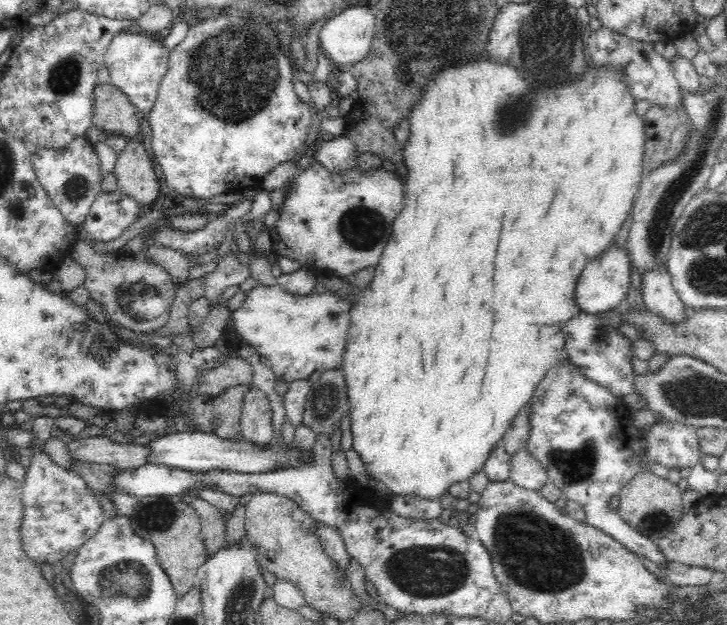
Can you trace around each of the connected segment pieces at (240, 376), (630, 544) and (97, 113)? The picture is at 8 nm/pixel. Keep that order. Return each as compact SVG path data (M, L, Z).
M231 355L223 359L217 369L210 369L201 376L199 394L213 399L221 390L237 384L252 385L254 369L250 362L241 356Z
M568 358L558 359L556 364L550 368L544 380L538 384L534 391L529 405L528 453L534 457L534 461L538 461L542 465L548 481L563 493L563 501L572 500L580 504L586 513L585 524L610 536L630 552L656 562L658 566L667 563L659 551L657 543L627 525L617 511L611 510L610 502L612 497L620 494L639 475L651 473L653 465L680 471L683 468L692 469L701 463L703 452L697 428L690 424L666 419L662 414L657 415L657 421L651 426L650 432L636 427L631 420L633 407L630 401L614 396L606 387L586 378Z
M98 82L93 88L93 99L93 125L98 129L114 130L117 136L134 140L141 118L122 91L110 83Z

